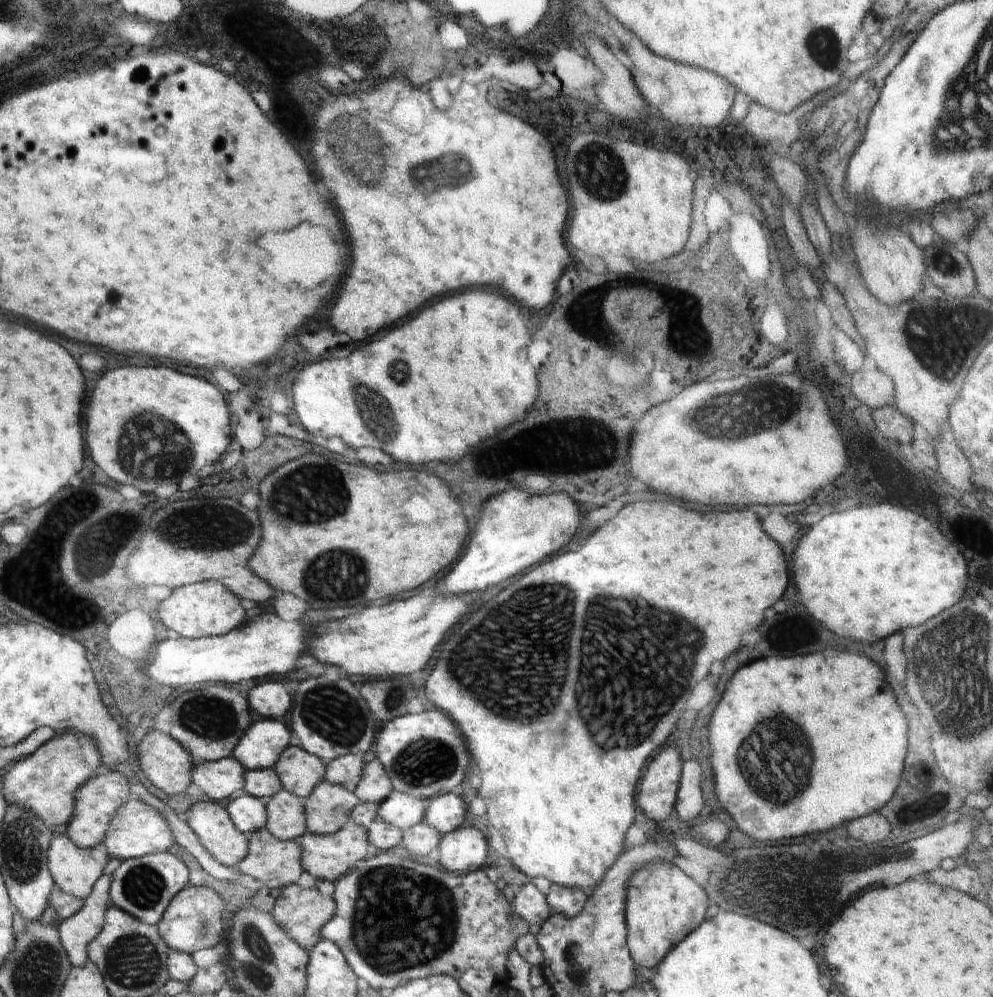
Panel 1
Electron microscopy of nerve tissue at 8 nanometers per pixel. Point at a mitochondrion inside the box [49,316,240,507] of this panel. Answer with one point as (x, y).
(174, 453)

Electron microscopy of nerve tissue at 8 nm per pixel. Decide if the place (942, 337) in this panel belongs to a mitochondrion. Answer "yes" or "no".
yes

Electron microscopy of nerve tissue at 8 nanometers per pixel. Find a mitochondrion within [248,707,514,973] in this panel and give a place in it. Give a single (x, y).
(424, 762)

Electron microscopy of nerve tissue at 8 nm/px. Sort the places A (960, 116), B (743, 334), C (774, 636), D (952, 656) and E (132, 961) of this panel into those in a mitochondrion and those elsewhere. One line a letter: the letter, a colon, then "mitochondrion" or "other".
A: mitochondrion
B: other
C: mitochondrion
D: mitochondrion
E: mitochondrion

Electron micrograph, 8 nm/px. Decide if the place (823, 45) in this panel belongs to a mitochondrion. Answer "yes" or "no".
yes

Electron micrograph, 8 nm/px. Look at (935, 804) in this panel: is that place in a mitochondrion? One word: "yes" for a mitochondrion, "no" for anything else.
yes

